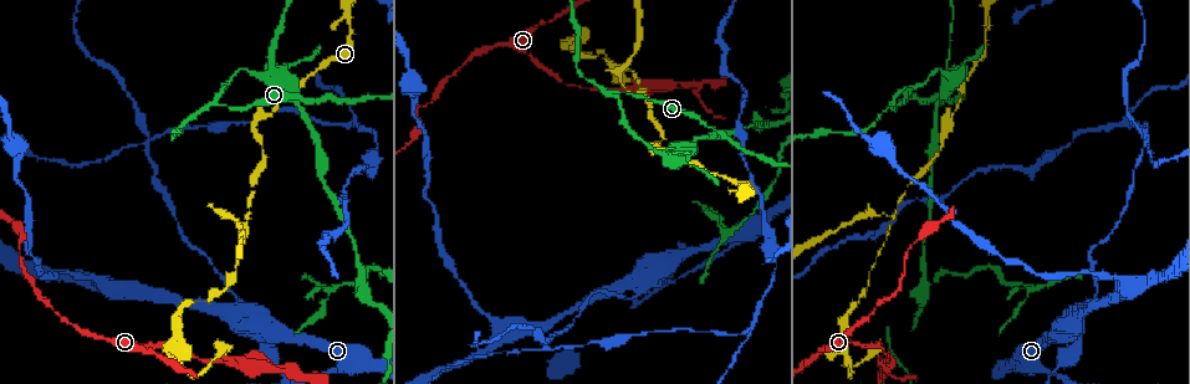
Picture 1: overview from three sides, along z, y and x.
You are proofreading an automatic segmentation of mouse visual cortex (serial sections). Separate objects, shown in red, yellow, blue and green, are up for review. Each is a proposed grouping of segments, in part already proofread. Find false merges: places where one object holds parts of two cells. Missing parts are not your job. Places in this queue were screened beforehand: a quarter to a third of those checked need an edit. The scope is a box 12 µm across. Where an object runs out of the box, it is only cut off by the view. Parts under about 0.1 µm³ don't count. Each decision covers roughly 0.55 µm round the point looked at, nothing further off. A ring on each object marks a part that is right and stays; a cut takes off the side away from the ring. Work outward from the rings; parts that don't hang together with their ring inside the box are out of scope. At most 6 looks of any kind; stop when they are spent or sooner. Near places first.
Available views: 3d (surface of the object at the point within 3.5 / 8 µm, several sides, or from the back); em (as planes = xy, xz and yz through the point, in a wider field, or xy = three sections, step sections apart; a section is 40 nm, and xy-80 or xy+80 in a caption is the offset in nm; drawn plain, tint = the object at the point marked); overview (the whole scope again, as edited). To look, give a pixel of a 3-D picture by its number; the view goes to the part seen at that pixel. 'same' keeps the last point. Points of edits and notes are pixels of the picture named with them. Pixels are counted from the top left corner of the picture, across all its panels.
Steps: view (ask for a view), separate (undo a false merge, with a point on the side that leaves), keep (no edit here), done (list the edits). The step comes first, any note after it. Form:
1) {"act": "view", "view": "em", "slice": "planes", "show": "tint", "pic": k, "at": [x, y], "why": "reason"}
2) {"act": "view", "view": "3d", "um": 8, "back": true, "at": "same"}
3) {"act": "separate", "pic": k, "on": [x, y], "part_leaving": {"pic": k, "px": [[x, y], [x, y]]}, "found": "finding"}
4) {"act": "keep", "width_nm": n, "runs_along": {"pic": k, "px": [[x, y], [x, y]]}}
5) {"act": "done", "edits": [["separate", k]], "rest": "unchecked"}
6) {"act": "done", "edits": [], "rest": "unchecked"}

{"act": "view", "view": "3d", "um": 3.5, "pic": 1, "at": [748, 186], "why": "thick turns thin"}

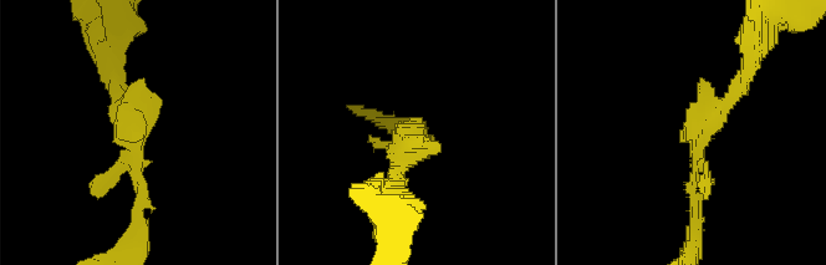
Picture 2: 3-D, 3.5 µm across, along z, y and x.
{"act": "view", "view": "em", "slice": "planes", "show": "tint", "pic": 2, "at": [699, 155]}

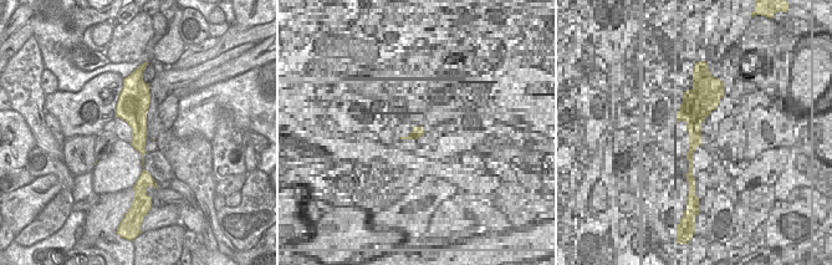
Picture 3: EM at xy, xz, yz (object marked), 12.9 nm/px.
{"act": "keep", "runs_along": {"pic": 2, "px": [[694, 239], [697, 132], [733, 108]]}, "found": "continuous, no second cell"}

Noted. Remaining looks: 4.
{"act": "view", "view": "3d", "um": 3.5, "back": true, "pic": 1, "at": [892, 104], "why": "three arms meet"}

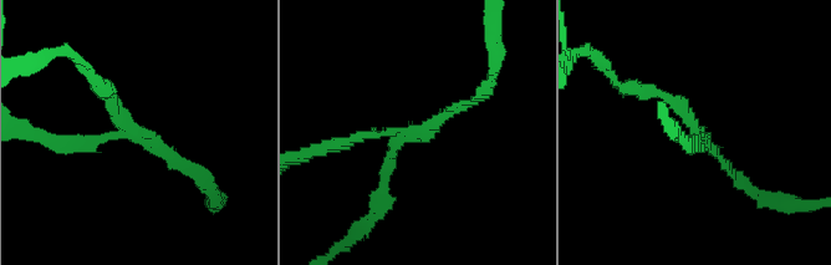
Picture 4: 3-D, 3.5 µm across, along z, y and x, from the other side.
{"act": "view", "view": "em", "slice": "xy", "step": 2, "show": "tint", "pic": 4, "at": [397, 134], "arms": 3, "arm_widths_nm": [150, 150, 150], "why": "shape alone is not enough"}

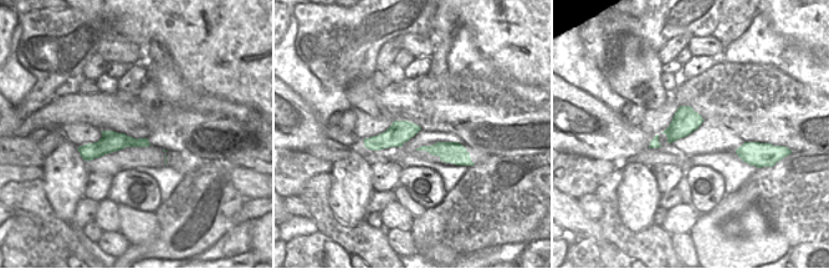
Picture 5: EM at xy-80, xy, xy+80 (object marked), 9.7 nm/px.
{"act": "view", "view": "em", "slice": "xy", "step": 3, "show": "tint", "at": "same"}

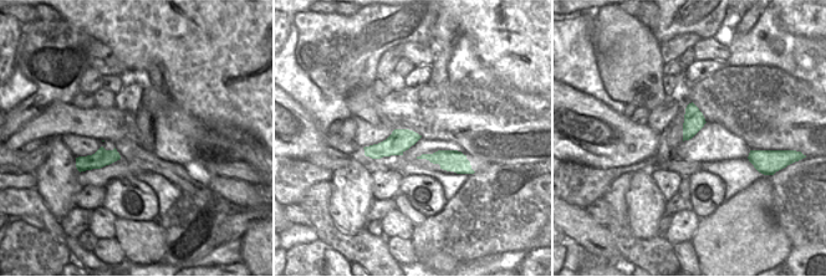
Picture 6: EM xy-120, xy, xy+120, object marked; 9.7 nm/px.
{"act": "separate", "pic": 4, "on": [499, 49], "part_leaving": {"pic": 4, "px": [[399, 136], [377, 215], [366, 224]]}, "found": "two cells meet here"}

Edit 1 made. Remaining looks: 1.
{"act": "view", "view": "3d", "um": 3.5, "pic": 1, "at": [239, 298], "why": "calibre changes"}

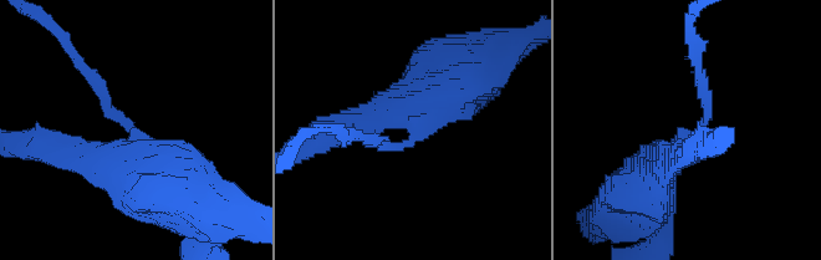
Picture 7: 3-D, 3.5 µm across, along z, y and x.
{"act": "separate", "pic": 7, "on": [106, 102], "part_leaving": {"pic": 7, "px": [[431, 115], [401, 147], [362, 137]]}, "found": "a second cell is stuck on"}

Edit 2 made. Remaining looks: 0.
{"act": "done", "edits": [["separate", 4], ["separate", 7]], "rest": "unchecked"}

